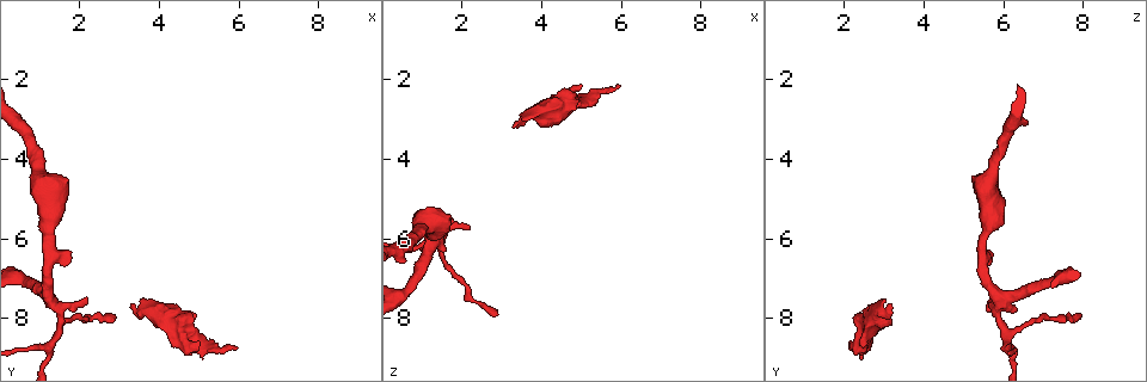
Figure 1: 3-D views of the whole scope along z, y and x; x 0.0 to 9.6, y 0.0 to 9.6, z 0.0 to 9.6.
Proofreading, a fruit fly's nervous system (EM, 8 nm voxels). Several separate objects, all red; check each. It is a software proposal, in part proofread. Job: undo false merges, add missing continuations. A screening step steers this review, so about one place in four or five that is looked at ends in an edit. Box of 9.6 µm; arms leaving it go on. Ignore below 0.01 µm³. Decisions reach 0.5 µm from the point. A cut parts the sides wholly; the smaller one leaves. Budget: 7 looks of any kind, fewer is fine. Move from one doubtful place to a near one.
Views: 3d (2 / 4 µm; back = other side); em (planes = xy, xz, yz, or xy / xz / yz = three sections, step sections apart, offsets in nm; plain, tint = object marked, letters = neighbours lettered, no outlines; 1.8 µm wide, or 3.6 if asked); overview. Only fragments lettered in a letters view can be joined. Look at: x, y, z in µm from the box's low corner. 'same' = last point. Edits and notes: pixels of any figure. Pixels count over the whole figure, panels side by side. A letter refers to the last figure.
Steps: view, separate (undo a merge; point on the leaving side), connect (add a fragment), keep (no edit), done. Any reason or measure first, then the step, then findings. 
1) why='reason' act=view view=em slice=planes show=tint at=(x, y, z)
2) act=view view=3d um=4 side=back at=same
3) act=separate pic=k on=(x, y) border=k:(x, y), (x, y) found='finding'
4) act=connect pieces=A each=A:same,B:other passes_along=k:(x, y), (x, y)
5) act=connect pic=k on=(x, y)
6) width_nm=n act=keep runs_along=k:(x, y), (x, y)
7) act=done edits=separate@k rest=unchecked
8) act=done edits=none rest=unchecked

why='an open end' act=view view=3d um=2 at=(5.00, 8.55, 2.15)

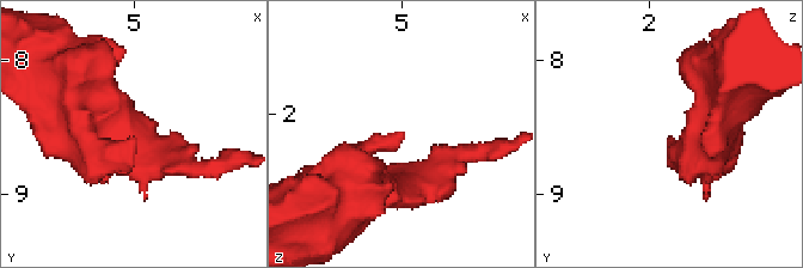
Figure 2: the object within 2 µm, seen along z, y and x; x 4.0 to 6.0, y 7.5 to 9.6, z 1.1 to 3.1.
act=view view=em slice=planes show=plain at=(4.96, 8.60, 2.12)

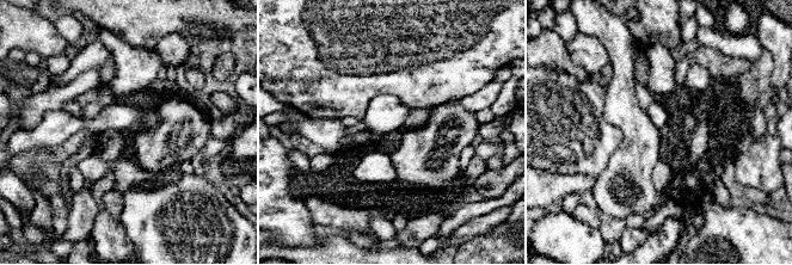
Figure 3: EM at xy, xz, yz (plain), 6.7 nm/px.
why='what lies round it' act=view view=em slice=planes show=letters at=same

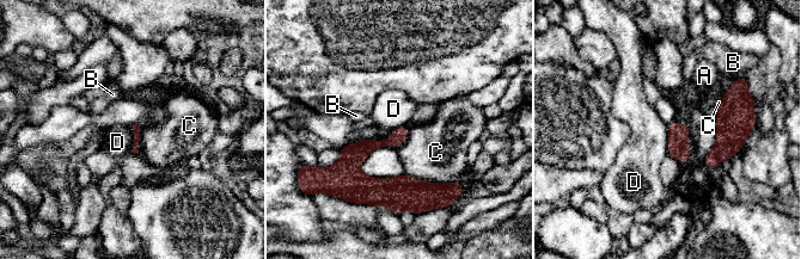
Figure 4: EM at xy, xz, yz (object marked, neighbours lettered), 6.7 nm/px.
longest_contact=C:380nm act=keep each=A:other,B:other,C:other,D:other border=4:(134, 125), (132, 153) found='none of them fits'

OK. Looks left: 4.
why='thick end' act=view view=3d um=2 at=(3.35, 7.60, 3.15)

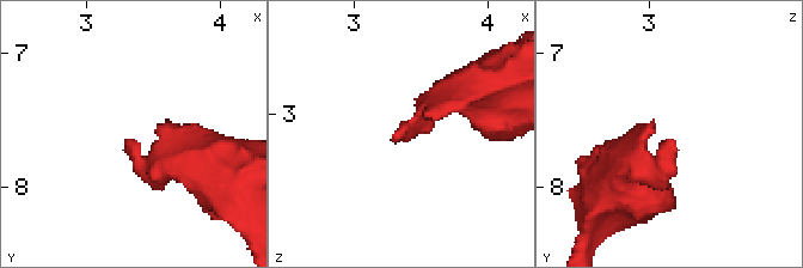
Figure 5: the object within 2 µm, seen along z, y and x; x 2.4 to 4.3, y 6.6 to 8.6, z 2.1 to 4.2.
why='need the tissue' act=view view=em slice=xz step=4 show=tint at=(3.30, 7.68, 3.16)

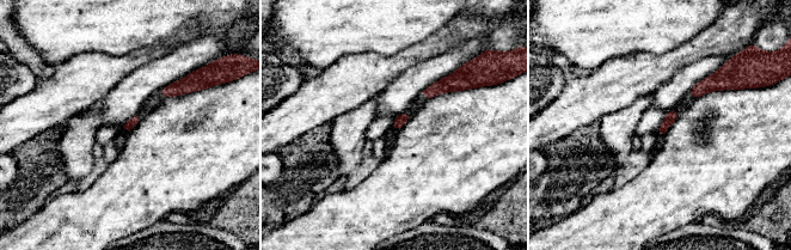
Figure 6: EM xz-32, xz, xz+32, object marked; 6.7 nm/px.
act=view view=em slice=planes show=letters at=same

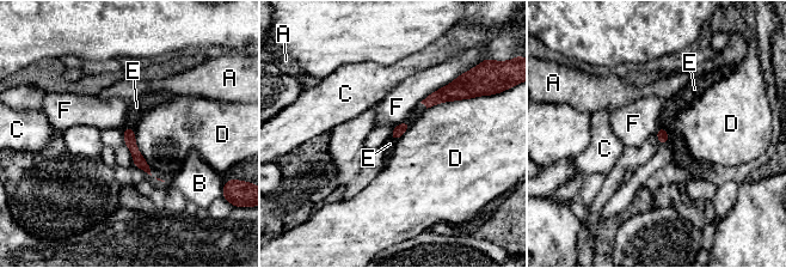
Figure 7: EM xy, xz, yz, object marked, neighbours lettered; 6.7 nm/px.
act=connect pieces=E each=A:other,B:other,C:other,D:other,E:same,F:other found='it goes on there'

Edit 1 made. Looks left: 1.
act=done edits=connect@7 rest=unchecked

